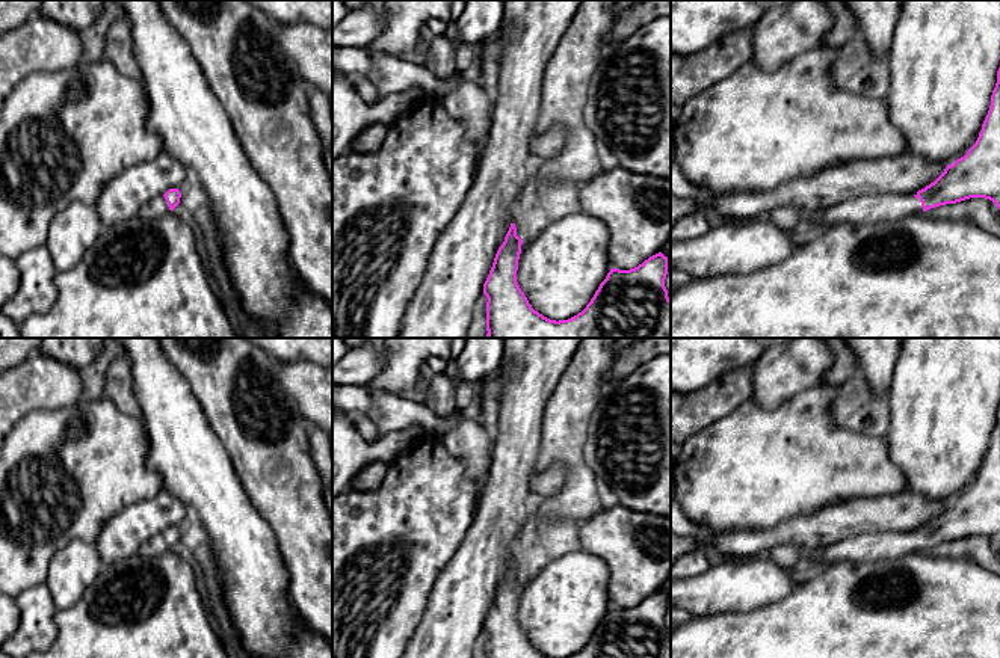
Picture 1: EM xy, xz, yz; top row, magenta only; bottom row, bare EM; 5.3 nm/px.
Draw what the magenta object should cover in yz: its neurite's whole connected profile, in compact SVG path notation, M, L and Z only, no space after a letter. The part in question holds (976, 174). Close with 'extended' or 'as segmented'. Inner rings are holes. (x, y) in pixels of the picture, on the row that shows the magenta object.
M1000 68L991 95L991 106L976 143L964 157L958 158L953 164L947 164L944 172L934 183L918 190L914 196L864 195L814 211L805 211L804 208L795 210L802 214L802 219L810 217L816 220L820 228L826 228L844 222L852 225L870 225L884 220L896 220L912 213L927 211L940 205L956 204L970 198L989 199L1000 208Z; extended

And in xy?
M169 189L165 195L159 195L148 201L139 211L142 219L157 219L172 211L180 204L181 193L178 189Z; extended

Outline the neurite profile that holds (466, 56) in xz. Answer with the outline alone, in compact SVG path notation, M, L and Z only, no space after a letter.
M462 42L456 48L455 54L456 72L458 74L464 72L467 68L476 63L476 59L477 59L477 48L471 44Z

